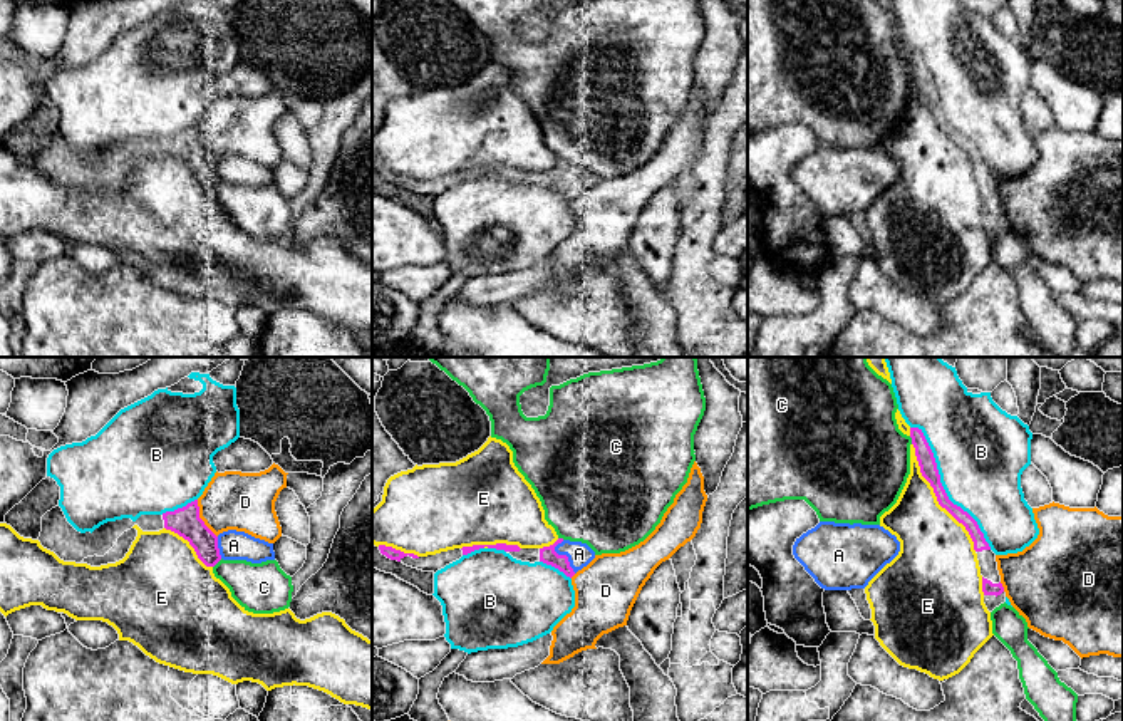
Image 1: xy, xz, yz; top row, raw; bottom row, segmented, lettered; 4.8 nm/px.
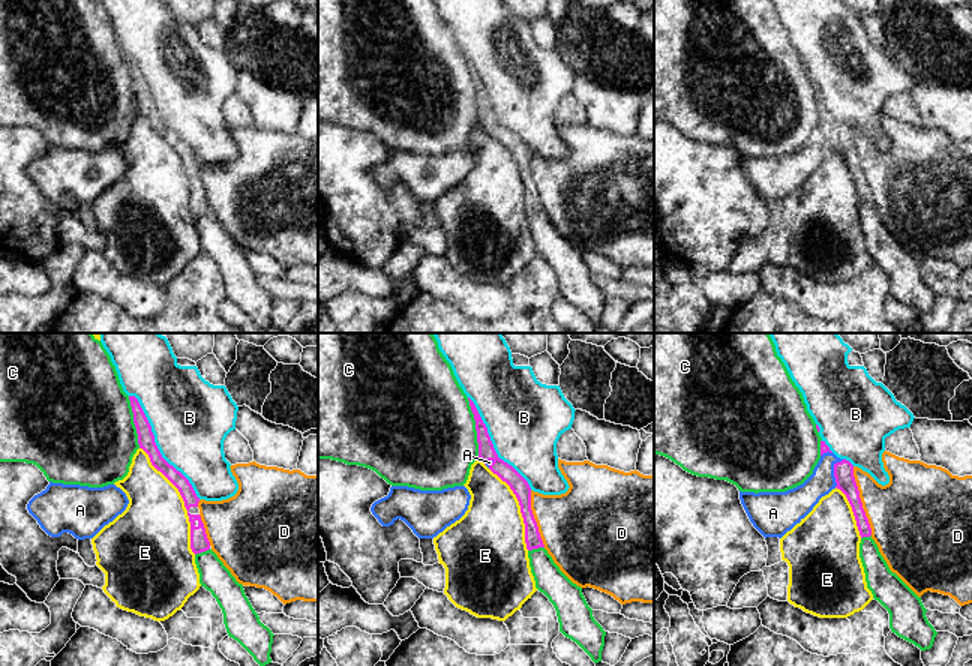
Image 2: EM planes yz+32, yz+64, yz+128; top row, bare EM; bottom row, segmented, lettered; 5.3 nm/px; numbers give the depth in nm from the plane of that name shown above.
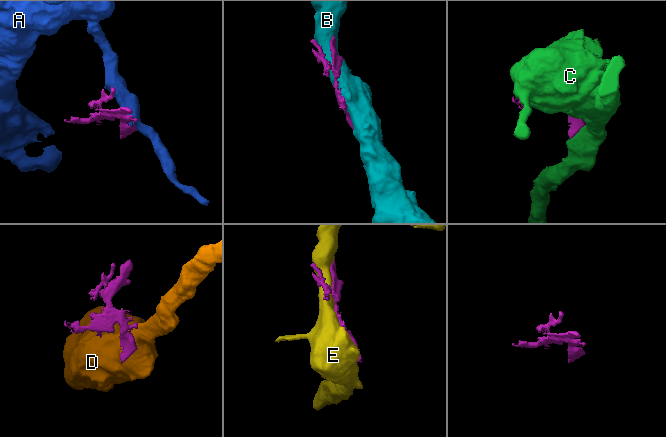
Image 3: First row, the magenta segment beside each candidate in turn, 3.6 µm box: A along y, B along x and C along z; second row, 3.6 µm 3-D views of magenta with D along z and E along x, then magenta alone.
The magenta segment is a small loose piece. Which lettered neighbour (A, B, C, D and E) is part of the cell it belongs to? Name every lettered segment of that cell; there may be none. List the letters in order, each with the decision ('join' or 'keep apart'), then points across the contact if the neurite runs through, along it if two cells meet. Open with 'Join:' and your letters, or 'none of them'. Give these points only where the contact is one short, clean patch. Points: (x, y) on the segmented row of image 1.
Join: B
A: keep apart
B: join
C: keep apart
D: keep apart
E: keep apart

